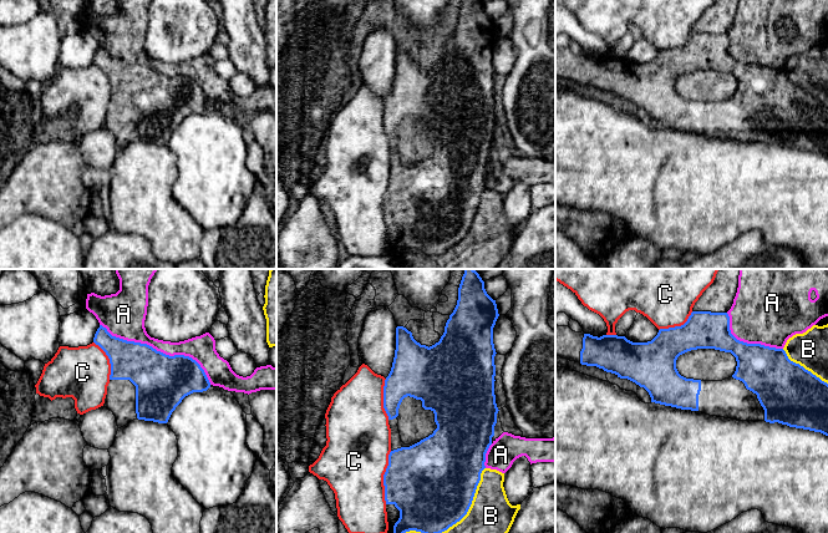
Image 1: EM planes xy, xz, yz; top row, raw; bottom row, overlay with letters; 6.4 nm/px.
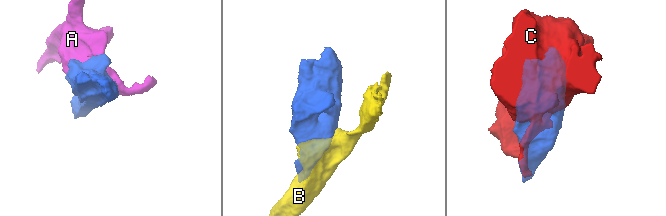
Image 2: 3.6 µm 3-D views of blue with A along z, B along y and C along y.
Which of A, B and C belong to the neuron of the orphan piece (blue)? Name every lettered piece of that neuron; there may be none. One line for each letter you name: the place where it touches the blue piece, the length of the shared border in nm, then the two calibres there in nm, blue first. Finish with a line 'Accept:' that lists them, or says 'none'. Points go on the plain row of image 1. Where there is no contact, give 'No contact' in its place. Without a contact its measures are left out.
Accept: none

